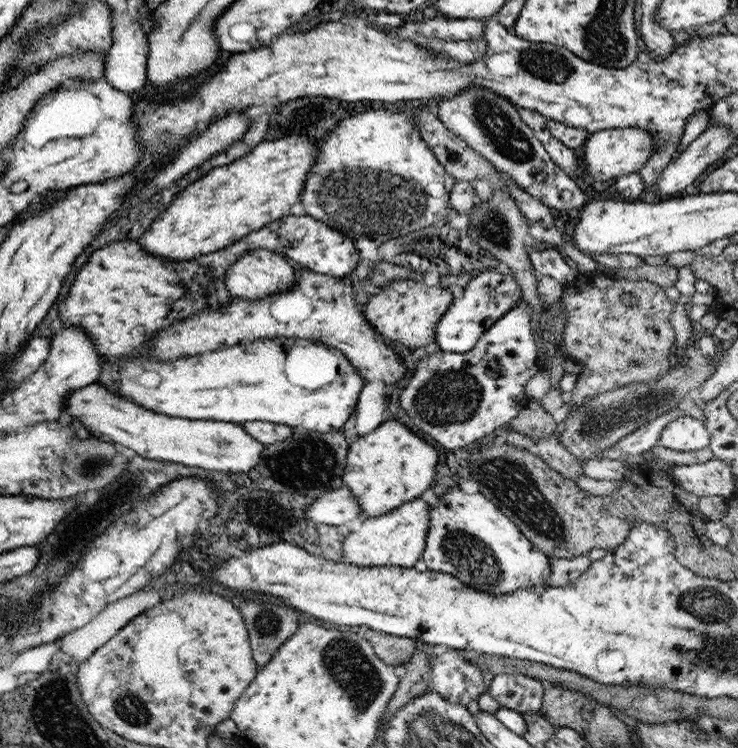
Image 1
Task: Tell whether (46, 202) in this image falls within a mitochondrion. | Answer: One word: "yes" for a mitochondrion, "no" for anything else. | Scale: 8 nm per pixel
no

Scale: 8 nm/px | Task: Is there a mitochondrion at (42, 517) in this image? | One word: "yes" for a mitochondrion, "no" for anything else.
no

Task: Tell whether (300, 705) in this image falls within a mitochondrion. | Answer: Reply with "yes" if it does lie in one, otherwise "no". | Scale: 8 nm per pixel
no

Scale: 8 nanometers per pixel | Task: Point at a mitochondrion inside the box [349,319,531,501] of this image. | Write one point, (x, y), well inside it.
(449, 397)

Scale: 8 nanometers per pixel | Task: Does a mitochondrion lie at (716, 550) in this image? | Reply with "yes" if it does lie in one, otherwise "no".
no

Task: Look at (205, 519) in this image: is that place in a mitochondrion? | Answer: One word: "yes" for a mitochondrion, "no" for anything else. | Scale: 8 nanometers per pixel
no

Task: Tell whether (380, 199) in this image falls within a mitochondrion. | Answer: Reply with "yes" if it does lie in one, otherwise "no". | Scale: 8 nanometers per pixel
yes

